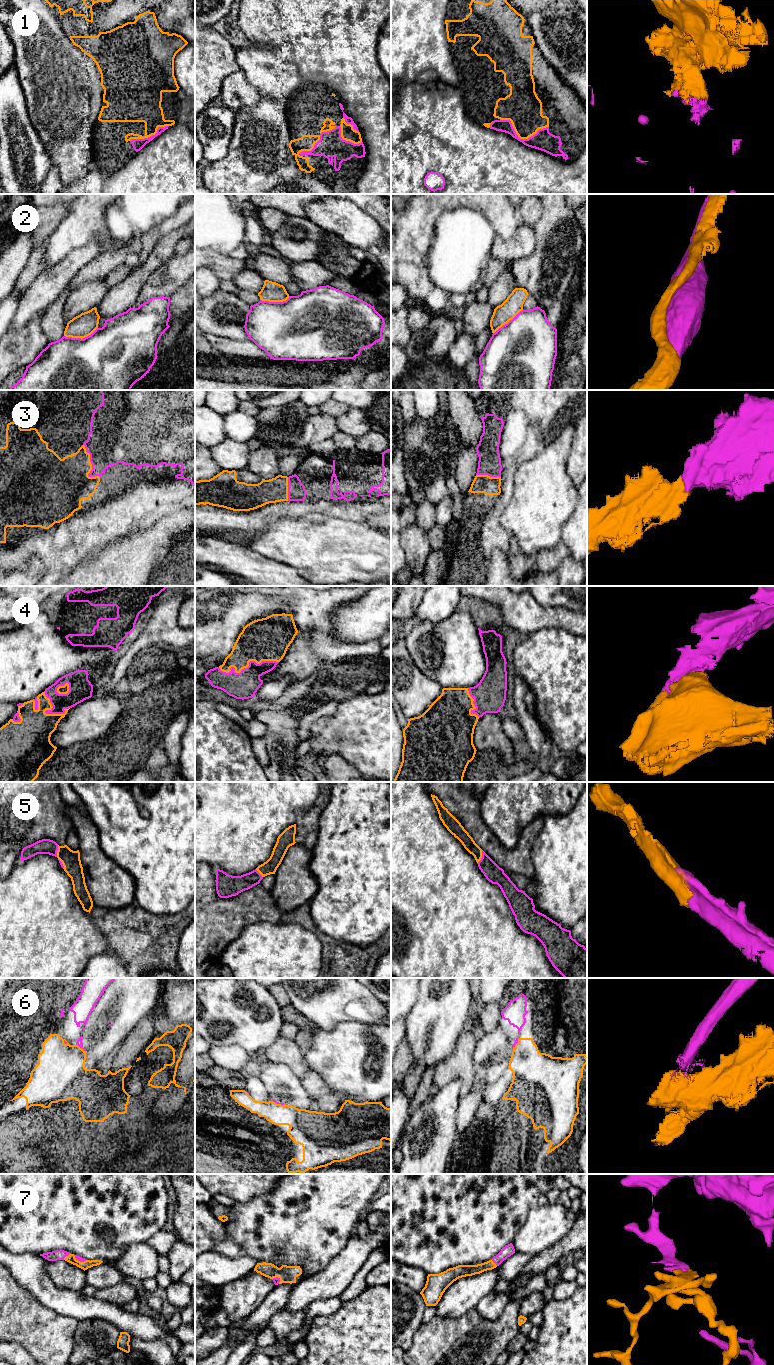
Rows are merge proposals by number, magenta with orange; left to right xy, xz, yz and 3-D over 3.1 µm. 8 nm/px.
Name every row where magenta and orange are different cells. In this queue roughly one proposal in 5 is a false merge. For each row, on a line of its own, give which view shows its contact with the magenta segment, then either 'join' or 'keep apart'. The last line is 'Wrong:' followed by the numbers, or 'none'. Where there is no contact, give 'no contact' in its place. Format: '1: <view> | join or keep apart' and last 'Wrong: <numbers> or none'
1: yz | keep apart
2: xy | keep apart
3: xy | join
4: xz | join
5: yz | join
6: xy | keep apart
7: xy | join
Wrong: 1, 2, 6

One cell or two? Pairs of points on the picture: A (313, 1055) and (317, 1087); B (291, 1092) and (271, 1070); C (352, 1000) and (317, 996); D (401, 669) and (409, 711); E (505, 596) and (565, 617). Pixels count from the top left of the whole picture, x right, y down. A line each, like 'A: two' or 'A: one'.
A: two
B: one
C: one
D: one
E: one

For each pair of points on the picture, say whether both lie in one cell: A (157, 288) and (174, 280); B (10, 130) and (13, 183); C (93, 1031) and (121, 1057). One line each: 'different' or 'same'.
A: same
B: same
C: different

